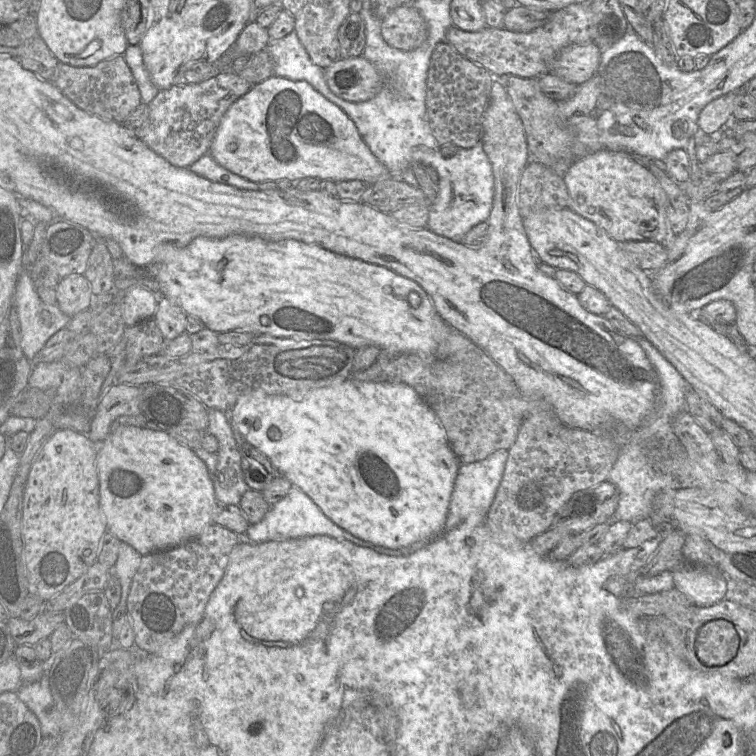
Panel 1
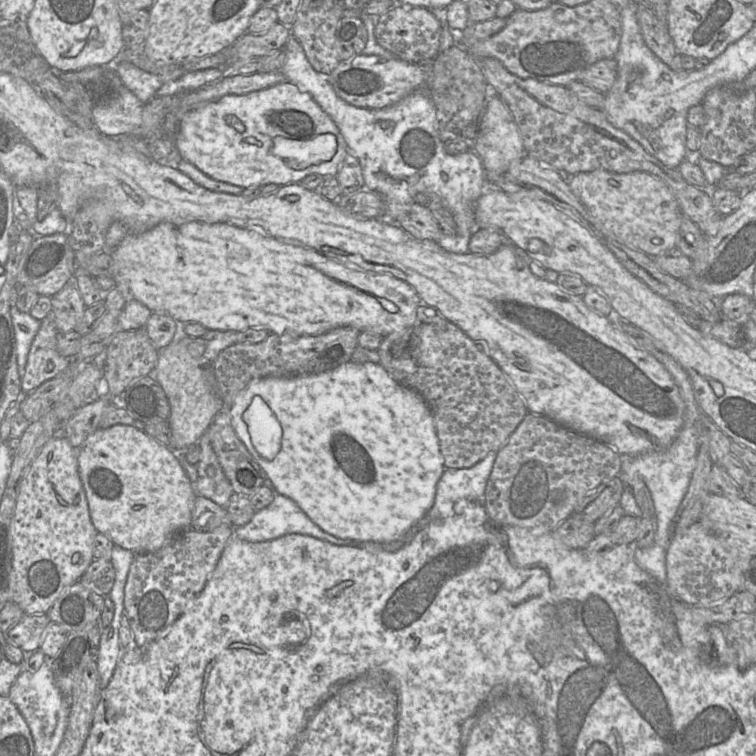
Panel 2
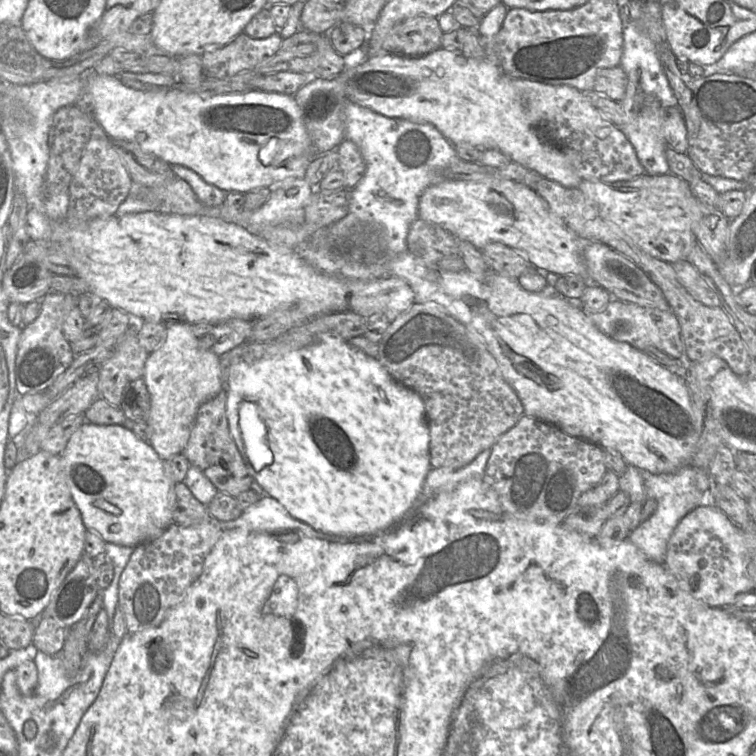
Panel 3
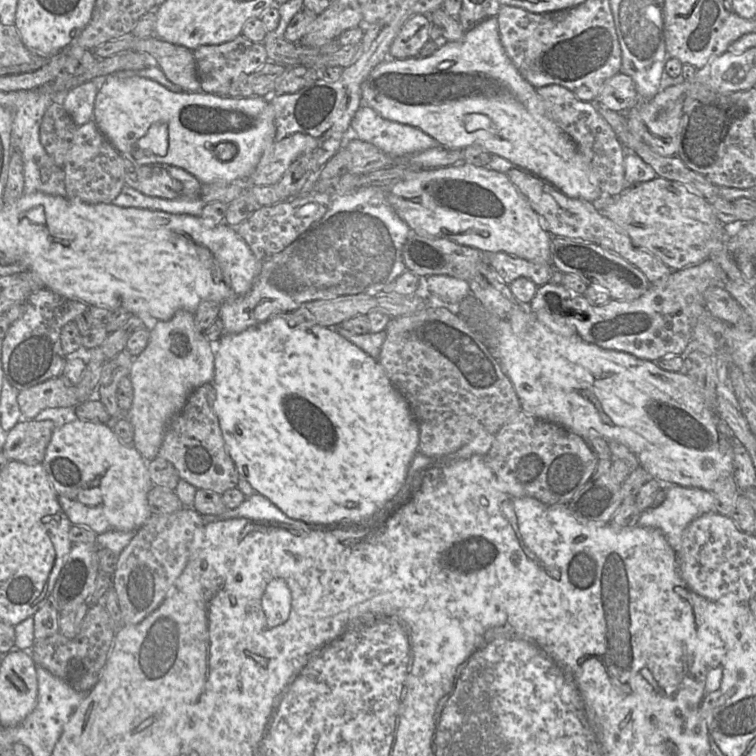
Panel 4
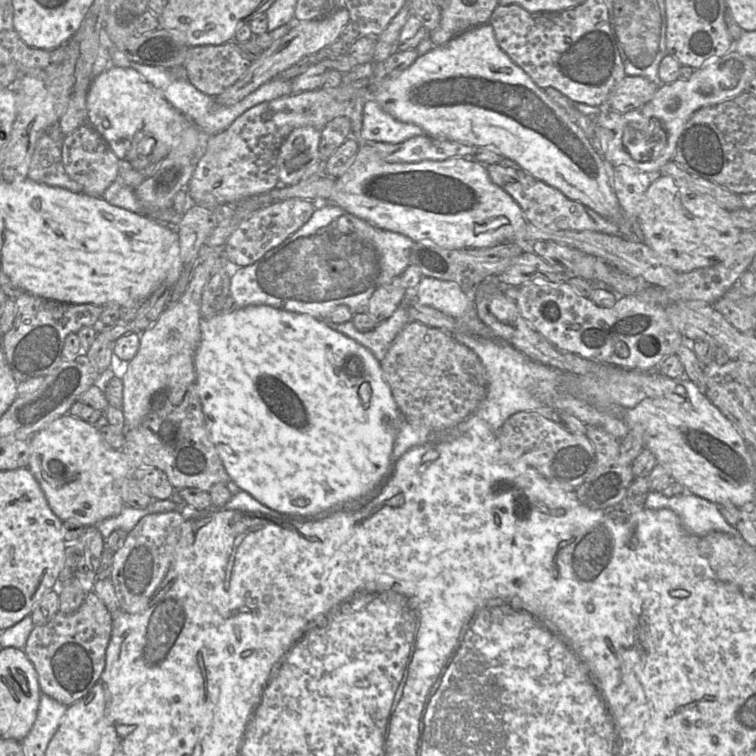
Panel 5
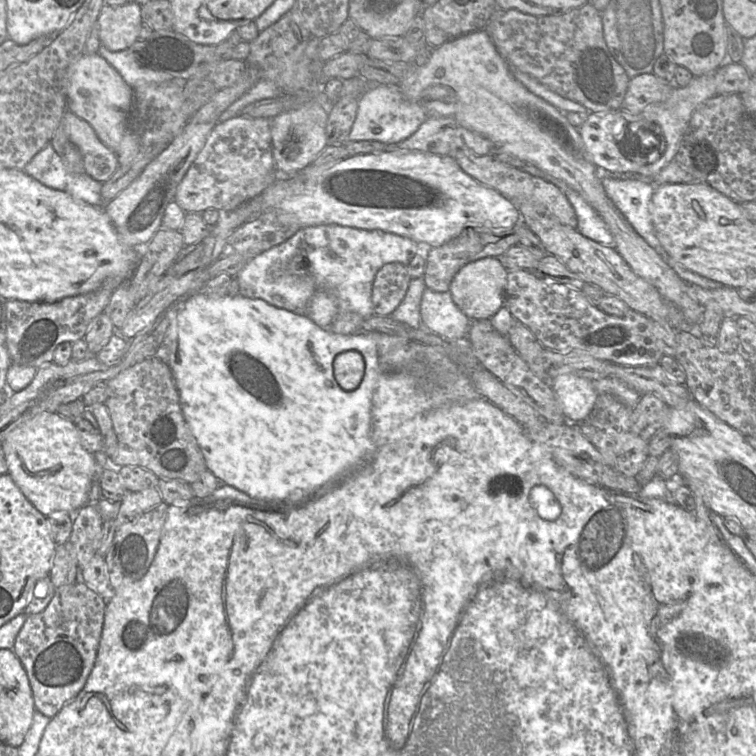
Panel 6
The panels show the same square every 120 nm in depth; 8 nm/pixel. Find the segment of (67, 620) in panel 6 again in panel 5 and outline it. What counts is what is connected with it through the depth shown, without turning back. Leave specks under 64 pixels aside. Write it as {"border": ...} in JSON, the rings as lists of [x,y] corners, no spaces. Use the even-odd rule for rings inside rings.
{"border":[[[94,591],[86,594],[82,605],[74,613],[64,614],[59,611],[47,624],[35,626],[27,639],[24,652],[35,668],[42,694],[66,706],[71,706],[85,697],[105,669],[112,630],[113,615]]]}

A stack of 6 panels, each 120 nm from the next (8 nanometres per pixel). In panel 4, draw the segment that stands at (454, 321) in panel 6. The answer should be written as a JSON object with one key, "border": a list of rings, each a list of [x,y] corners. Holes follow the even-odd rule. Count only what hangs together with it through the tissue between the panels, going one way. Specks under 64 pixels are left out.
{"border":[[[431,275],[426,278],[421,278],[425,280],[425,284],[427,286],[428,291],[431,293],[430,298],[427,300],[429,306],[456,306],[461,300],[467,297],[470,293],[470,284],[468,281],[461,280],[458,278],[454,278],[446,275]]]}

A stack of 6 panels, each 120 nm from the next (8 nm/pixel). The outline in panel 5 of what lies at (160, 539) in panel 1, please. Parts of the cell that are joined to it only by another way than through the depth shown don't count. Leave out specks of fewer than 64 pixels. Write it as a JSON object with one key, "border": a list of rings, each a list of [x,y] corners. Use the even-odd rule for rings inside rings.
{"border":[[[69,414],[62,415],[30,438],[29,470],[39,482],[51,510],[62,521],[77,521],[84,526],[96,526],[104,519],[121,513],[125,504],[119,495],[119,480],[132,477],[133,469],[121,450],[106,447],[98,427]]]}

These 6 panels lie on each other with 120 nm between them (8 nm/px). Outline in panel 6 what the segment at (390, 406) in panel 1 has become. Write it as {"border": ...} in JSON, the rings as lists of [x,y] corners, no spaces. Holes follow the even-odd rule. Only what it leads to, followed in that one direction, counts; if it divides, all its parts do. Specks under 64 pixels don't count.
{"border":[[[202,292],[186,295],[169,307],[167,313],[167,335],[155,357],[165,361],[171,369],[177,389],[184,418],[194,435],[206,462],[207,469],[212,472],[219,483],[230,485],[262,503],[269,509],[284,508],[286,511],[315,495],[331,483],[346,476],[351,471],[371,462],[374,451],[371,443],[372,398],[377,388],[381,370],[379,354],[372,333],[376,331],[358,331],[353,335],[341,335],[328,328],[316,325],[306,314],[297,314],[277,308],[258,298],[248,298],[240,294],[236,296],[209,296]],[[346,351],[359,352],[365,361],[365,372],[359,386],[351,391],[343,390],[334,378],[333,362]]]}

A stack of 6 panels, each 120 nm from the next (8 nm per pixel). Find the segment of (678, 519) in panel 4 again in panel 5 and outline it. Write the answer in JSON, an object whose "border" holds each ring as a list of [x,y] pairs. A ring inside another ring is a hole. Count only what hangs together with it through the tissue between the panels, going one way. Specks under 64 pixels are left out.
{"border":[[[650,491],[645,500],[645,508],[667,508],[674,511],[684,529],[697,537],[711,532],[740,537],[737,529],[724,519],[719,505],[691,493],[667,497],[659,491]]]}

